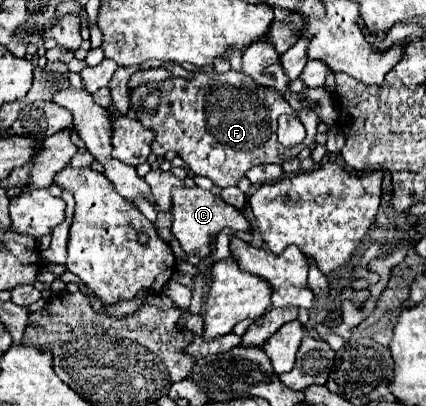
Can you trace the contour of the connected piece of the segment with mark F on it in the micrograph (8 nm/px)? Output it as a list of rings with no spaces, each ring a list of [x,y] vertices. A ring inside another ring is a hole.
[[[197,70],[191,80],[175,76],[165,82],[143,84],[131,94],[131,104],[137,120],[155,132],[151,144],[155,156],[161,158],[165,152],[177,152],[197,176],[205,176],[221,188],[235,186],[253,166],[267,162],[281,164],[295,158],[303,148],[313,144],[313,136],[317,134],[317,130],[307,130],[307,138],[299,146],[283,148],[277,142],[277,116],[291,114],[291,106],[277,90],[257,86],[249,76],[235,70],[225,74]],[[157,88],[161,90],[161,106],[155,114],[149,114],[141,102]]]

